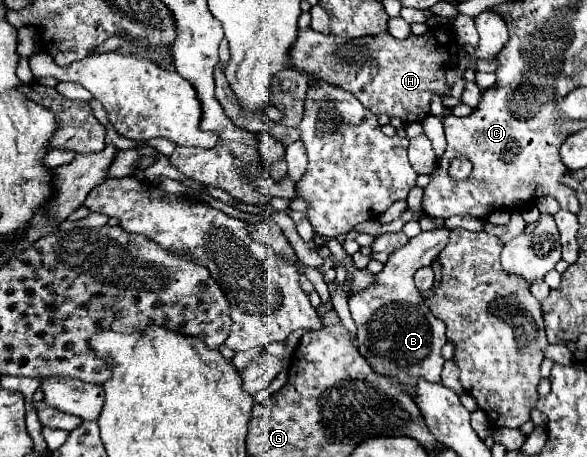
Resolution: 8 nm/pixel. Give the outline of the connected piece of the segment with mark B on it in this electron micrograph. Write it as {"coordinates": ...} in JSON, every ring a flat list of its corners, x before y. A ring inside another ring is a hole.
{"coordinates":[[448,229,422,231,402,249,390,255,384,269,376,275,378,283,374,283,374,287,366,287,366,291,358,291,358,295,348,297,350,313,358,327,356,339,360,353,370,363,370,367,374,367,374,371,398,379,400,387,412,399,416,397,418,379,432,383,442,381,442,347,446,345,446,325,424,305,424,299,412,277,420,267,432,263,432,259,438,257,448,241,448,233]]}

